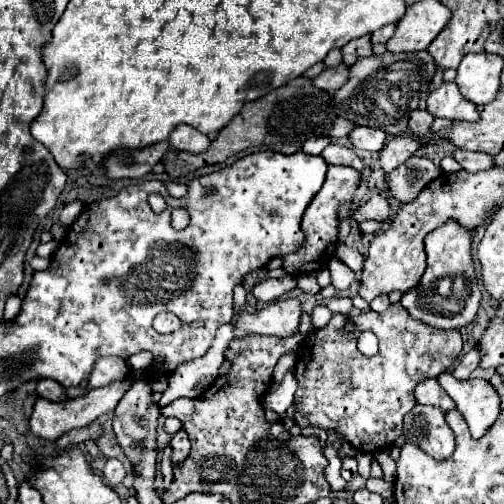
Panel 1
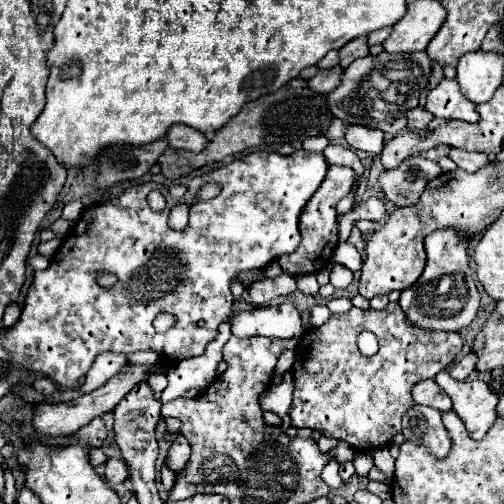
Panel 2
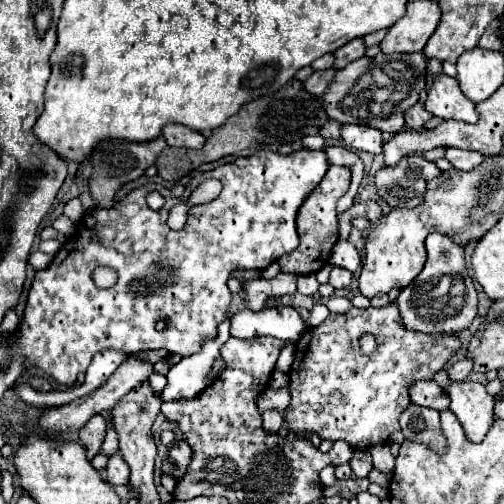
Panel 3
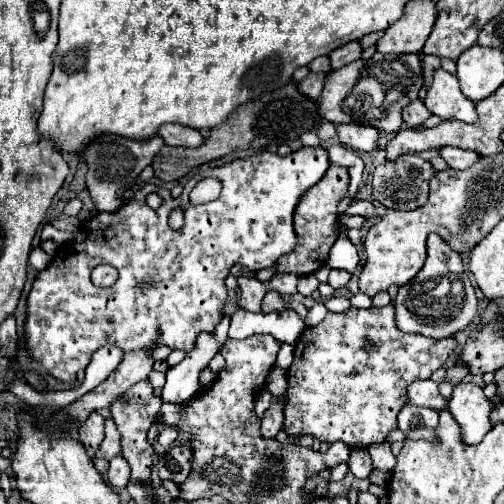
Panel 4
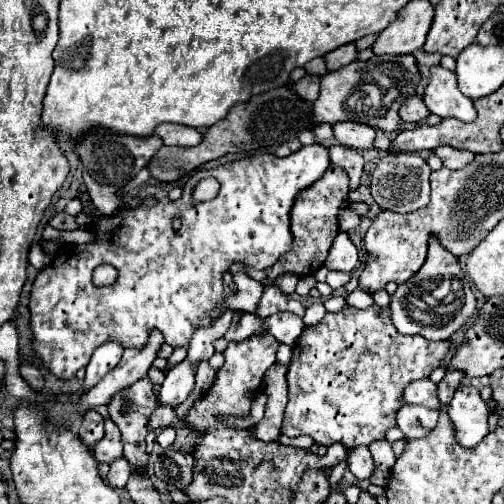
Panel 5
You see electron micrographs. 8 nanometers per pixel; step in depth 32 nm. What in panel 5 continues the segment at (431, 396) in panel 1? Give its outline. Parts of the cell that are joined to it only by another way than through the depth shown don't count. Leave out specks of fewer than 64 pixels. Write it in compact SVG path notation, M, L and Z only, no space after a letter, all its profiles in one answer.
M416 380L408 384L408 388L404 390L404 402L434 408L434 410L442 408L438 398L438 386L432 380Z

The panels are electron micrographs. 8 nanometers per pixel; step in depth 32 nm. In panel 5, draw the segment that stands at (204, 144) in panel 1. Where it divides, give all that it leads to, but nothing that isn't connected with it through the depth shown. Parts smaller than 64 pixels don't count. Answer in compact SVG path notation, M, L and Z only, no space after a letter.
M160 124L156 134L164 140L166 146L198 146L202 140L198 130L182 124Z

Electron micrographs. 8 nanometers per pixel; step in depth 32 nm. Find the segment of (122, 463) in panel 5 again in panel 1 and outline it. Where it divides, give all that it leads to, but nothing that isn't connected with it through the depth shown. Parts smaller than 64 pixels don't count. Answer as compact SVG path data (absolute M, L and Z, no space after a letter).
M108 458L106 460L106 466L102 470L102 478L106 480L108 486L120 484L122 478L124 478L124 474L126 474L126 470L124 470L124 466L122 466L120 460L116 460L116 458Z

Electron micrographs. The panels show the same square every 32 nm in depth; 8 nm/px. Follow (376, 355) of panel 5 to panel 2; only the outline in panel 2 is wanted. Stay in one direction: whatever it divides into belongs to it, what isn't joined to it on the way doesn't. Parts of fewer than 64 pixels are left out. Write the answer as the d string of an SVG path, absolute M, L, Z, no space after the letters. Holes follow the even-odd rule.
M390 302L388 308L382 312L362 312L358 308L352 308L348 314L332 314L324 326L310 328L306 334L314 334L314 338L310 340L308 348L302 346L298 350L292 368L292 376L296 382L294 402L290 406L292 426L320 430L330 438L348 442L360 452L372 452L376 448L390 446L392 438L402 432L402 416L408 412L408 408L414 406L414 384L426 378L434 378L438 372L446 370L448 364L456 358L456 354L462 350L462 338L458 332L424 330L406 318L398 302ZM362 330L374 332L380 342L380 350L370 358L362 356L356 346L356 338Z

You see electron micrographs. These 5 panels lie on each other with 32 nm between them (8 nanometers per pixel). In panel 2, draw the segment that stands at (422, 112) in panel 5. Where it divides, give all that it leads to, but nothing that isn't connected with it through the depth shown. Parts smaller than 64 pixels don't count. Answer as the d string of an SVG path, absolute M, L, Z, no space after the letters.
M414 108L408 112L408 128L416 134L428 134L430 122L432 122L432 114L422 108Z

